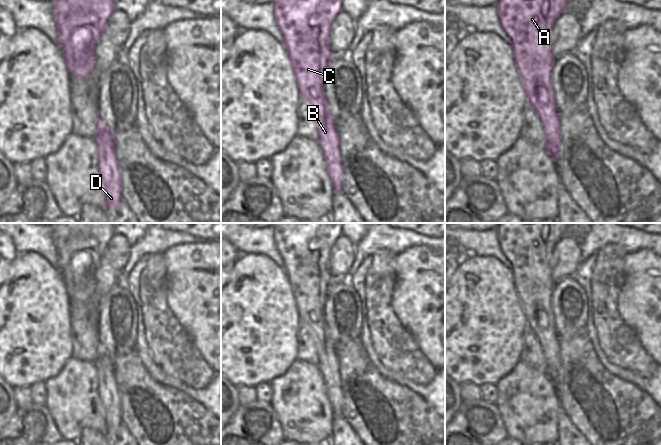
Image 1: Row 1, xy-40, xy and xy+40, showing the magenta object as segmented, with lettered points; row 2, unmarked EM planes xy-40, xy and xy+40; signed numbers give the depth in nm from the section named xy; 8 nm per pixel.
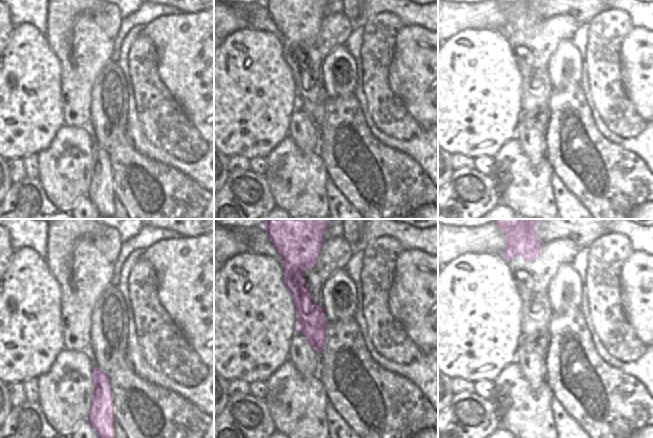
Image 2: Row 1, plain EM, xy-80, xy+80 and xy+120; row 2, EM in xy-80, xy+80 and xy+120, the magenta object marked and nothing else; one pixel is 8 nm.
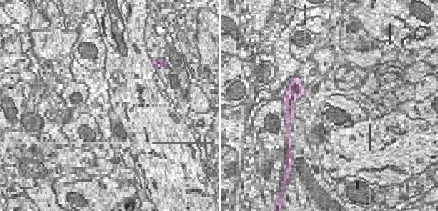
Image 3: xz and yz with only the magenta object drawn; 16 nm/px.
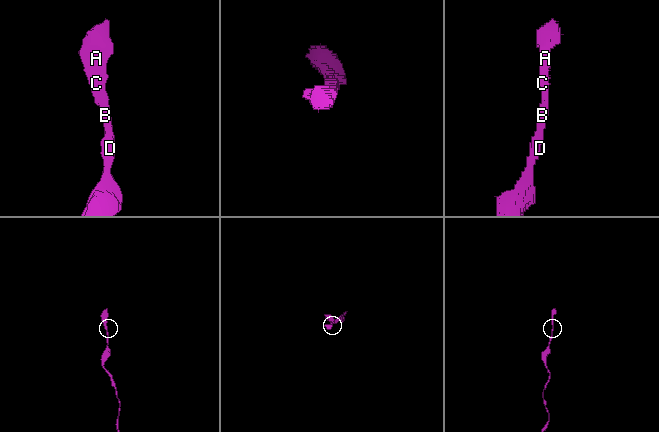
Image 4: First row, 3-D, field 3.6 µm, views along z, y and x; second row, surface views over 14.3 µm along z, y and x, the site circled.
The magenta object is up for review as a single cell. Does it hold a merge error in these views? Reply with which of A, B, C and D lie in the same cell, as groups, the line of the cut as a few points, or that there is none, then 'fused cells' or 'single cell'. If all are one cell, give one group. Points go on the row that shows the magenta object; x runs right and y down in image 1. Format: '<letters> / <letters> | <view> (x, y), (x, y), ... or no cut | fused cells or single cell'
A B C D | no cut | single cell

